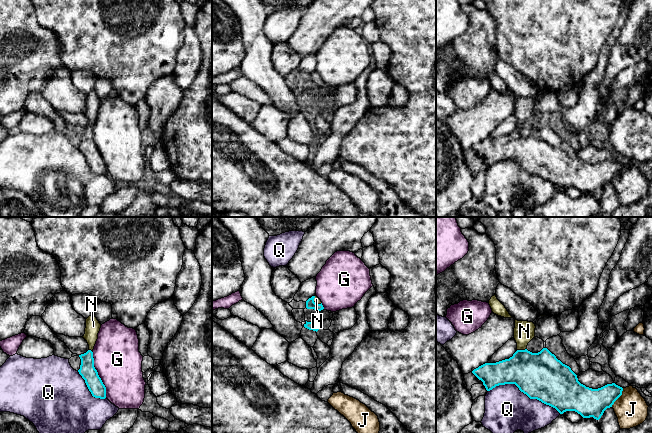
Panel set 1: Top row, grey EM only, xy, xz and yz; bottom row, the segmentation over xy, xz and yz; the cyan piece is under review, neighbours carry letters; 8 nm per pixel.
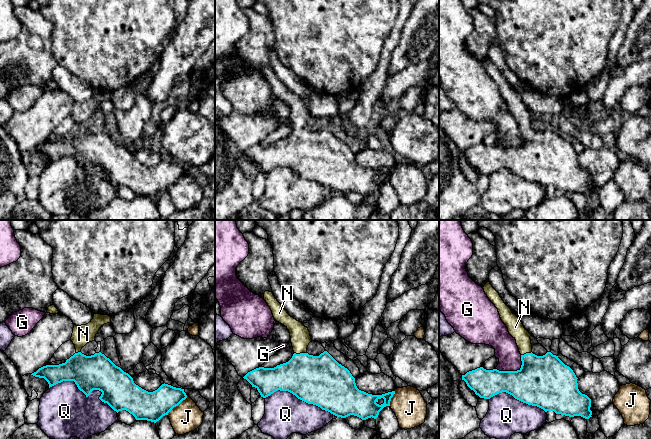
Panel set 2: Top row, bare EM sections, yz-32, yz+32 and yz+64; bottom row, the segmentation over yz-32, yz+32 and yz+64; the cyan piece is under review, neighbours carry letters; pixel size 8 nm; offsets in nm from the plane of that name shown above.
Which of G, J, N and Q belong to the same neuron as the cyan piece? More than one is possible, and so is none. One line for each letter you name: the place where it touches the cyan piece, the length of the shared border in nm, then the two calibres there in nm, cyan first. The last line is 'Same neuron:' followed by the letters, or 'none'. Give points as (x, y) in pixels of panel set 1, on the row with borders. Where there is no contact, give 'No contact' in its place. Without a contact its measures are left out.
N: Touches cyan at yz (521, 350). Shared border 80 nm. Thickness 360 nm (cyan) against 170 nm
Same neuron: N

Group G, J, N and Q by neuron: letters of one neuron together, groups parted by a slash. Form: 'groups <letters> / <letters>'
groups G / J / N / Q

